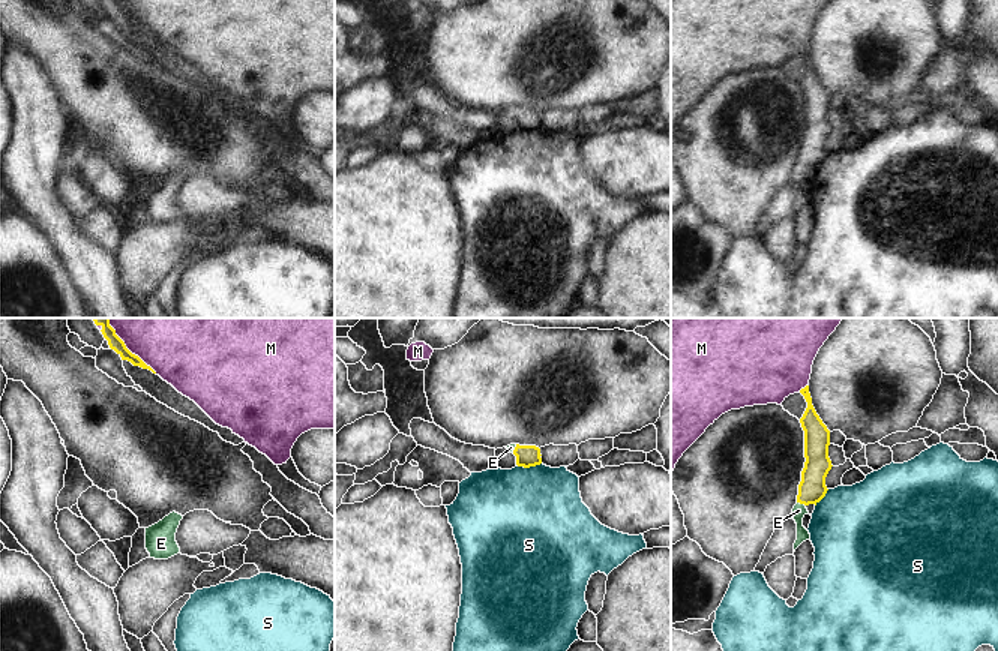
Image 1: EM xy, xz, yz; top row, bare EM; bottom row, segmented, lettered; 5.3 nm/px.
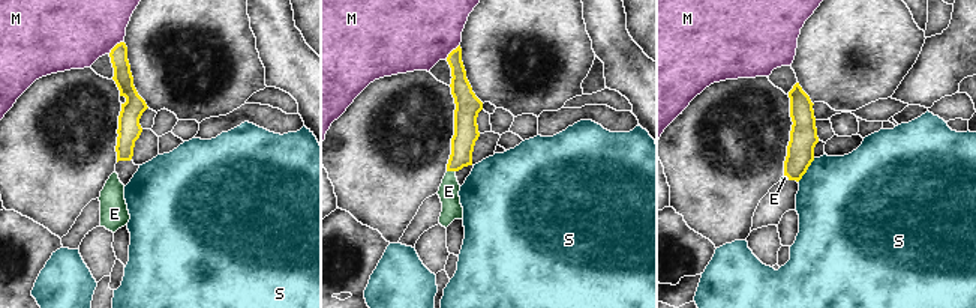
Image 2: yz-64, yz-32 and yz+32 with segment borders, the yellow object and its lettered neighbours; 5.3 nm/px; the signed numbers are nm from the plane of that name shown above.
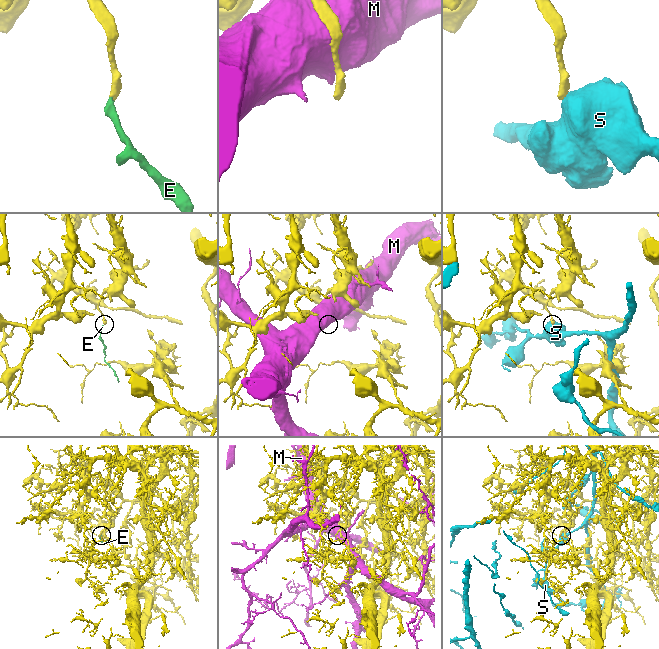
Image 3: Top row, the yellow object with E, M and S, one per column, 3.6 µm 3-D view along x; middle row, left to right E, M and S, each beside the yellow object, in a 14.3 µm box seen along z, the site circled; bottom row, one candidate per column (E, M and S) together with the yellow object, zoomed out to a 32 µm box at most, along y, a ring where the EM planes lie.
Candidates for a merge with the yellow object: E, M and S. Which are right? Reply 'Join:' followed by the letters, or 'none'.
Join: E

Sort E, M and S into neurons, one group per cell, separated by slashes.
E / M / S

